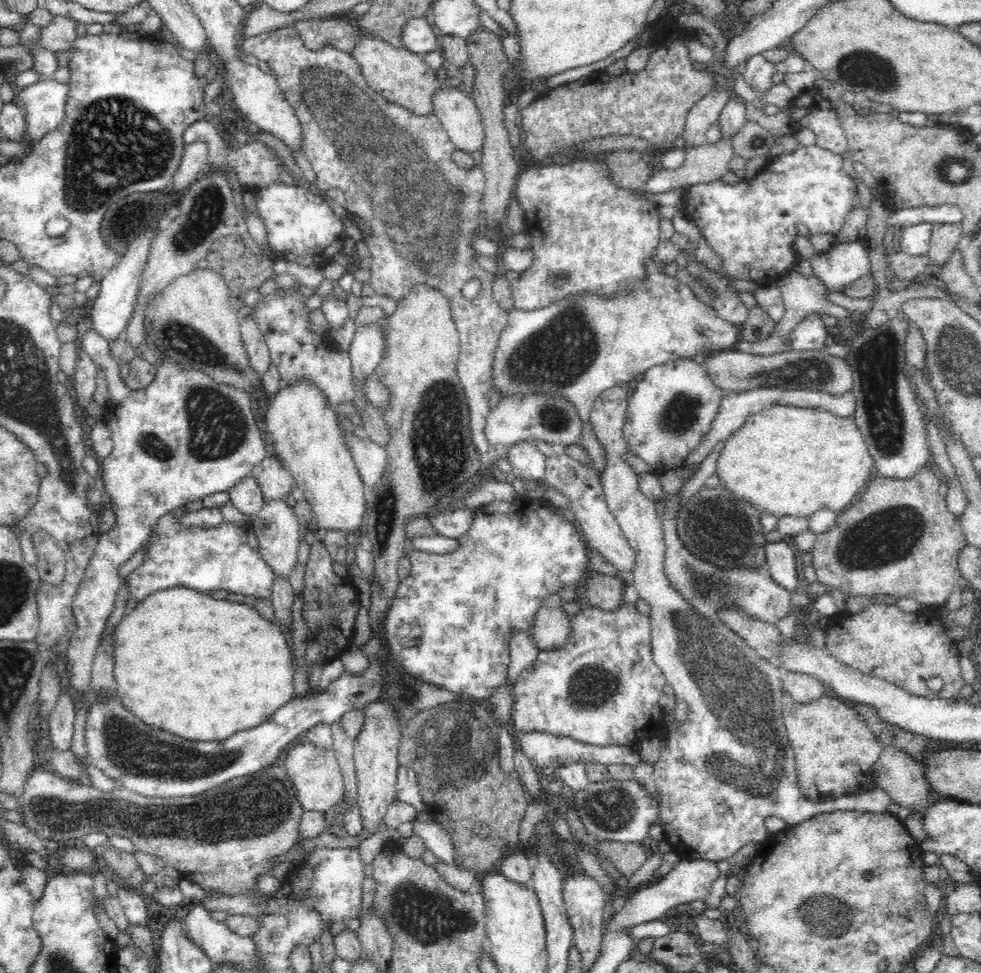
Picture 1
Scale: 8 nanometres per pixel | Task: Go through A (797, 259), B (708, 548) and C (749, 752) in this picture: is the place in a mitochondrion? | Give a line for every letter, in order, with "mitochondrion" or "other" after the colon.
A: other
B: mitochondrion
C: mitochondrion

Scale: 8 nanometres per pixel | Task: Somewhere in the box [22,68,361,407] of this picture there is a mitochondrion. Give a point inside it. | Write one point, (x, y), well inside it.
(115, 124)

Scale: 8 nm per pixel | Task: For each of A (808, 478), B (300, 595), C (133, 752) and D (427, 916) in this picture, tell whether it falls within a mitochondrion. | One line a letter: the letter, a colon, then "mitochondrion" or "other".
A: other
B: other
C: mitochondrion
D: mitochondrion

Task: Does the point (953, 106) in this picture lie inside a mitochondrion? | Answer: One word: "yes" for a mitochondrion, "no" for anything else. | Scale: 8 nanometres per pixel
no

